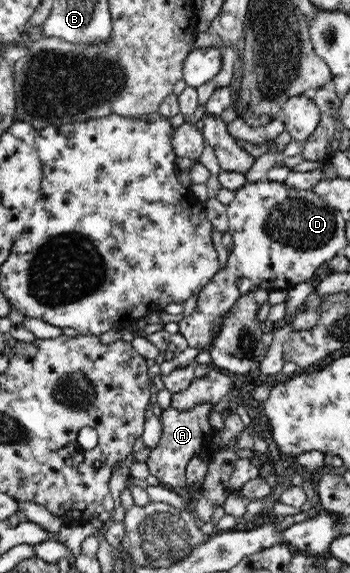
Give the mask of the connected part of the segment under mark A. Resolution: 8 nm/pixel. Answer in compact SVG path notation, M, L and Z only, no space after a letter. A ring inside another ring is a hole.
M210 402L197 404L191 410L183 412L170 406L162 409L158 417L162 424L162 437L156 448L151 449L151 454L146 460L149 474L158 478L160 484L167 488L183 492L186 487L186 466L193 455L203 454L213 444L212 438L218 430L213 429L209 422L210 412L213 410Z

